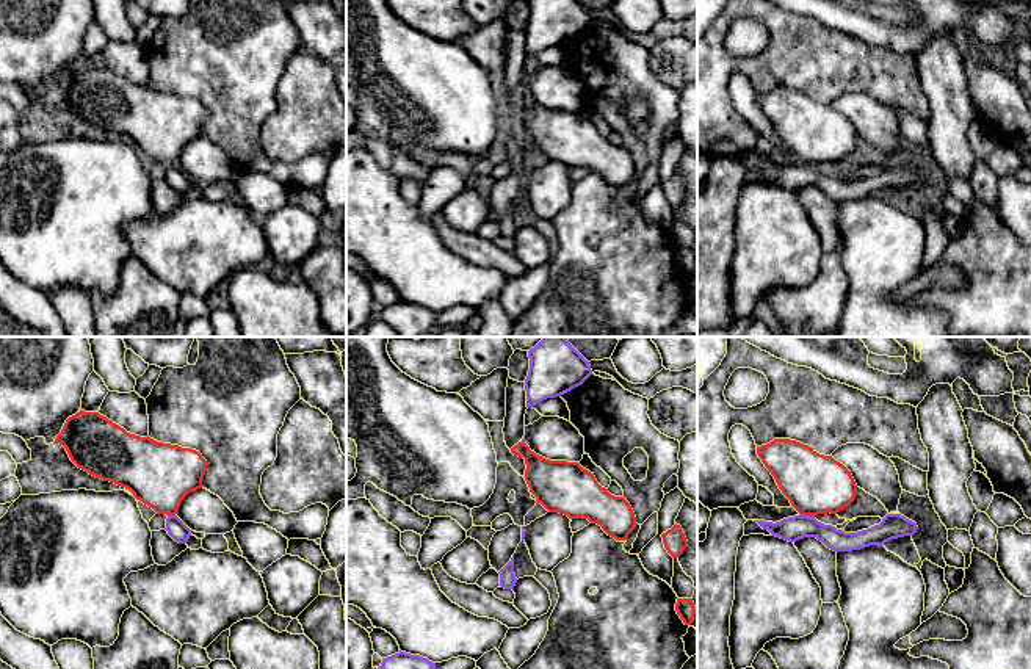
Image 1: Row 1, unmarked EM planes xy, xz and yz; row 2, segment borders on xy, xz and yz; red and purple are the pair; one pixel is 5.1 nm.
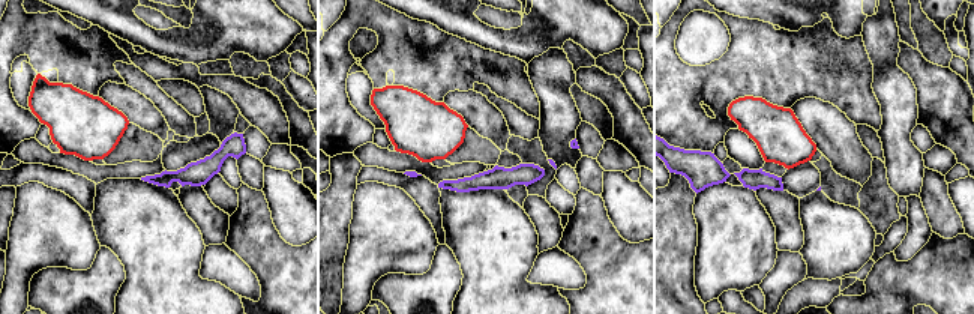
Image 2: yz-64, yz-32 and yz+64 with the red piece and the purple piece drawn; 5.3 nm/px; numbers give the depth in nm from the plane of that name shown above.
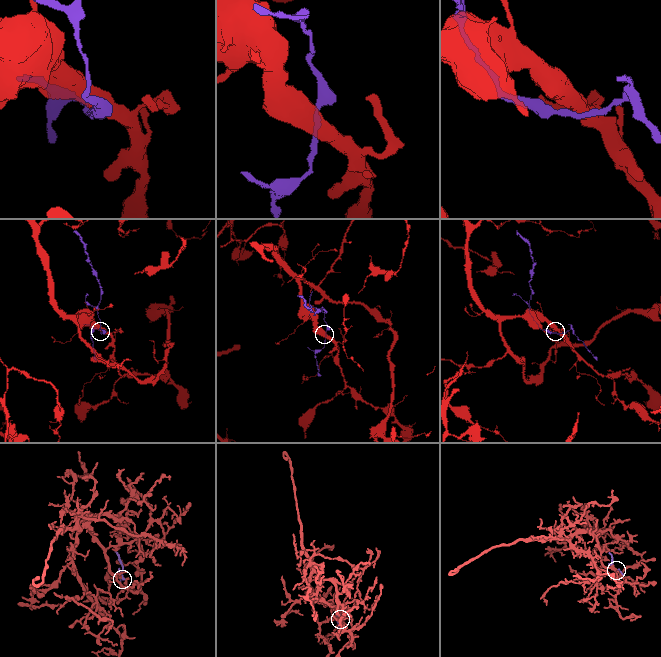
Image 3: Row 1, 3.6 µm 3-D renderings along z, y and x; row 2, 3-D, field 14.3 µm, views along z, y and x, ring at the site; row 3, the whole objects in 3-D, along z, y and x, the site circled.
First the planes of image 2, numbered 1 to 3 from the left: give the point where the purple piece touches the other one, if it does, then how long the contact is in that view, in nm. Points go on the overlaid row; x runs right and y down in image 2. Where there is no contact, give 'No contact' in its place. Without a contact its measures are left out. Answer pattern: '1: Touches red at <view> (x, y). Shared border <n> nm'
1: No contact
2: No contact
3: No contact

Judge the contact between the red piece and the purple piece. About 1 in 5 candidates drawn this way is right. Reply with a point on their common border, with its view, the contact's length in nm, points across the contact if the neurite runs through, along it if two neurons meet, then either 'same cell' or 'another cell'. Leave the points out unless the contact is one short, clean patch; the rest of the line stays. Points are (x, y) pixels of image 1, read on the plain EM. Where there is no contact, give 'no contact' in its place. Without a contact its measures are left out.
meets red in yz at (807, 163); contact 80 nm long; border along yz (799, 162), (813, 166); another cell

